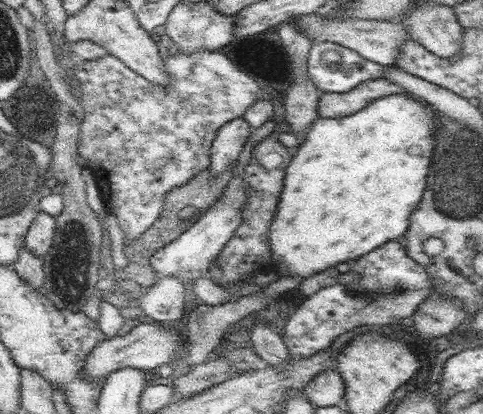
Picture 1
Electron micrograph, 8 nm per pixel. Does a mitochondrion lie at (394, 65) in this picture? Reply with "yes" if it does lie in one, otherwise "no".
no

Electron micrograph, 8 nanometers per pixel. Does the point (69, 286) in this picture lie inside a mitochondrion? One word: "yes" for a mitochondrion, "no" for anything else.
yes

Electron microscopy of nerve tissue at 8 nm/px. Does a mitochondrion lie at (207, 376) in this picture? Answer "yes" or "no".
yes

